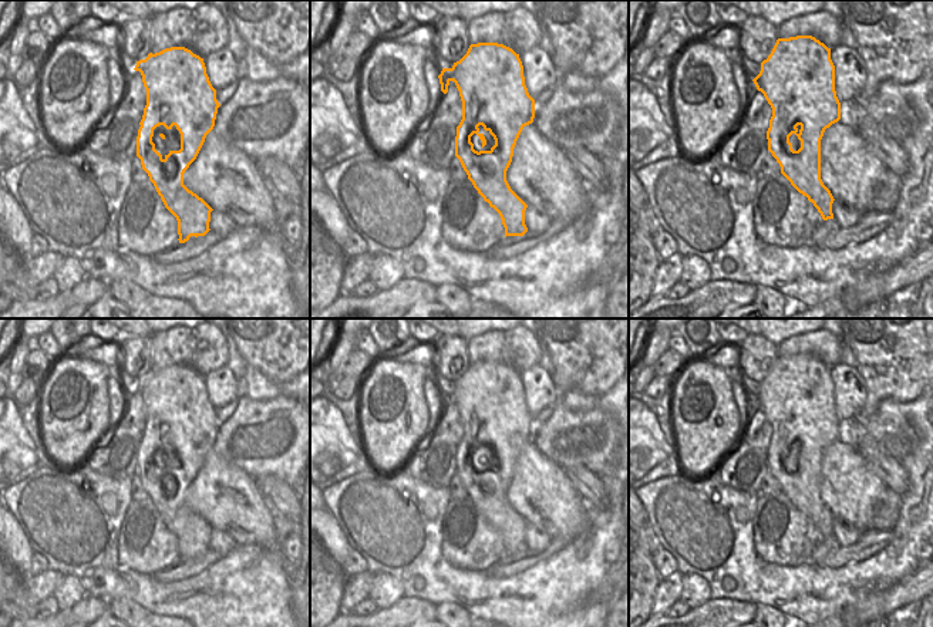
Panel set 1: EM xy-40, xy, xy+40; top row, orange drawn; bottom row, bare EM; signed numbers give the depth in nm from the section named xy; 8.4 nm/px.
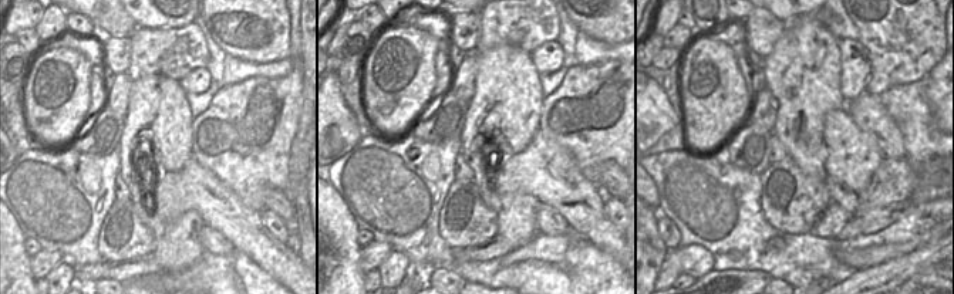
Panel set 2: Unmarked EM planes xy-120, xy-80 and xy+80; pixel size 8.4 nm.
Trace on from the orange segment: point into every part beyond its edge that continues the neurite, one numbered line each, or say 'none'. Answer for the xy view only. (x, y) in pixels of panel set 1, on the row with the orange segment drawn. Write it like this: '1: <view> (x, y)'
1: xy (475, 140)

